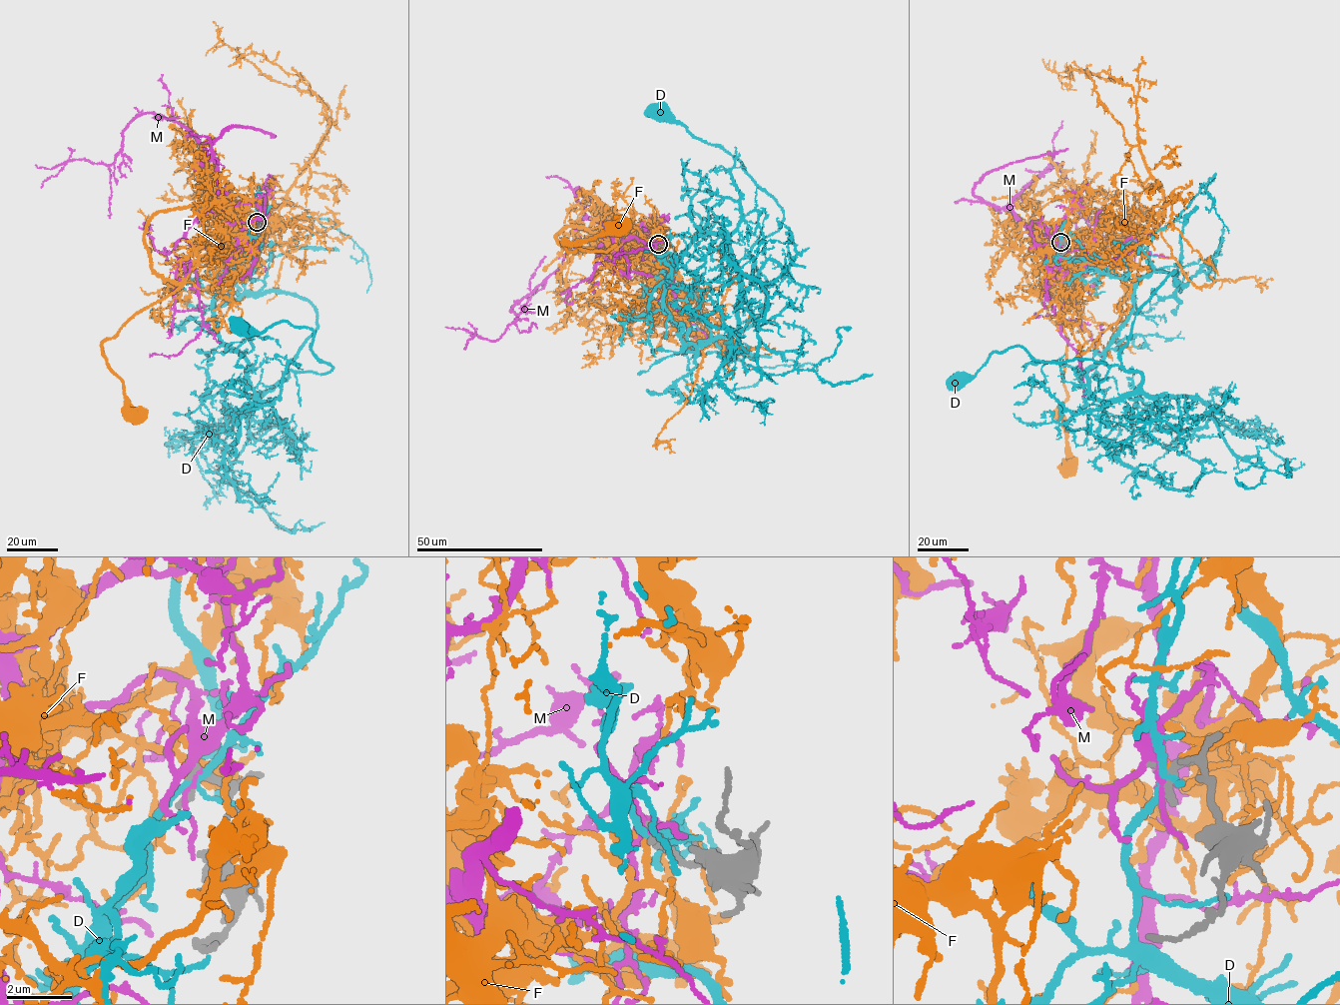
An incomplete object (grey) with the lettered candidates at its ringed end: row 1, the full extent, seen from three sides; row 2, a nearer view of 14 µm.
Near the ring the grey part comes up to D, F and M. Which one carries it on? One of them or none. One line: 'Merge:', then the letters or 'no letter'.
Merge: F

